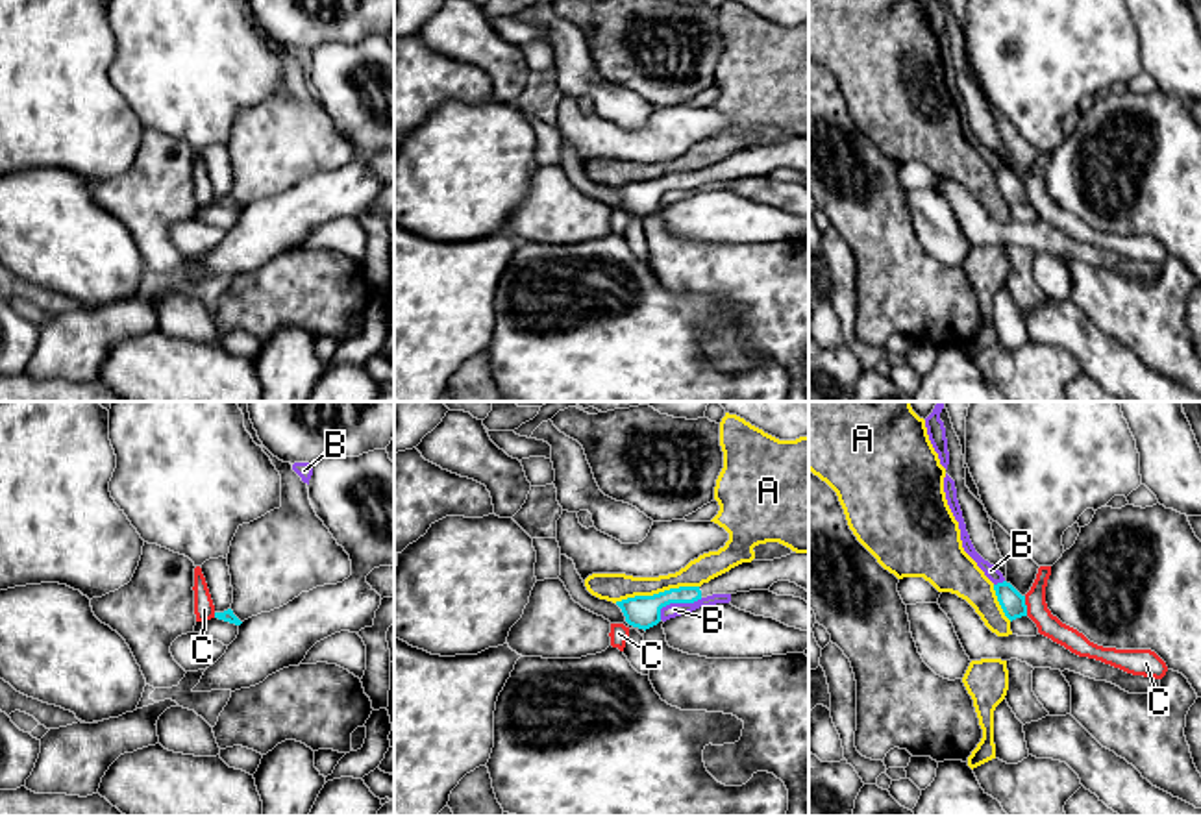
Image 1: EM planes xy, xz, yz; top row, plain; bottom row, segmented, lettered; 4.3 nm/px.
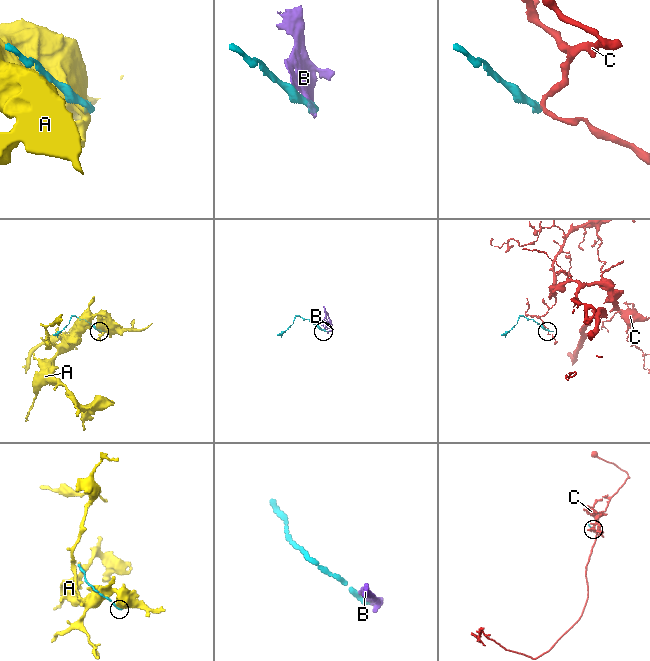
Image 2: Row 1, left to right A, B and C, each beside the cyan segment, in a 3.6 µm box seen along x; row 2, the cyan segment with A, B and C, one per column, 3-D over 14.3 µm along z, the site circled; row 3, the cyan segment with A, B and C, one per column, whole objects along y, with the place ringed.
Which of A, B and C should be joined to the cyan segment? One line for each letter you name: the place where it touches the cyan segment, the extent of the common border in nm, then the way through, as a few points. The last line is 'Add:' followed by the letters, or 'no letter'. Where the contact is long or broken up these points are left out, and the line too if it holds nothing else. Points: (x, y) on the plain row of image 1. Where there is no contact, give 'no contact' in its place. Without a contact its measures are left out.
Add: no letter

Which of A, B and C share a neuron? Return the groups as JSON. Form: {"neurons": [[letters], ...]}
{"neurons": [["A"], ["B"], ["C"]]}

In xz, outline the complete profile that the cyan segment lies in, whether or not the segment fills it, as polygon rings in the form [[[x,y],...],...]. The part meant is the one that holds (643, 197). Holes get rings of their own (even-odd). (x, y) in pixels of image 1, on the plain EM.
[[[790,139],[774,146],[742,148],[701,172],[679,172],[653,181],[635,181],[616,191],[625,207],[638,215],[650,215],[661,207],[661,194],[670,189],[694,189],[712,179],[737,179],[768,176],[777,167],[790,167],[809,178],[809,139]]]

